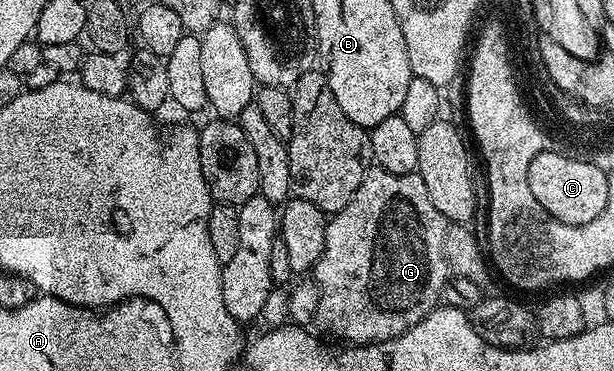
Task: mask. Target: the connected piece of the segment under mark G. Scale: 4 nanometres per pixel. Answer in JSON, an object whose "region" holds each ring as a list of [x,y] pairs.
{"region":[[[380,168],[366,170],[363,184],[355,188],[355,196],[325,224],[325,247],[315,267],[319,288],[316,321],[345,344],[386,342],[419,324],[423,316],[437,309],[451,278],[445,259],[445,233],[449,225],[439,208],[431,204],[427,184],[423,184],[420,174],[396,174]]]}

